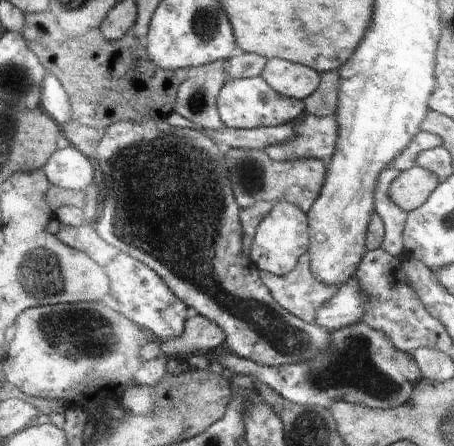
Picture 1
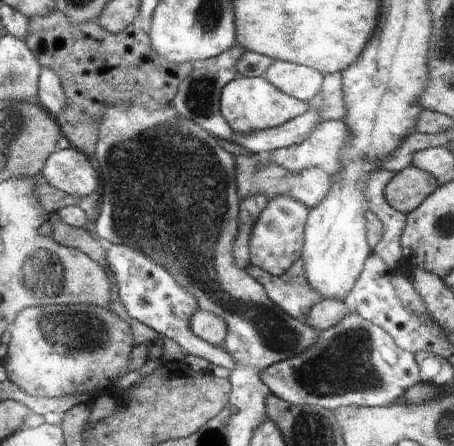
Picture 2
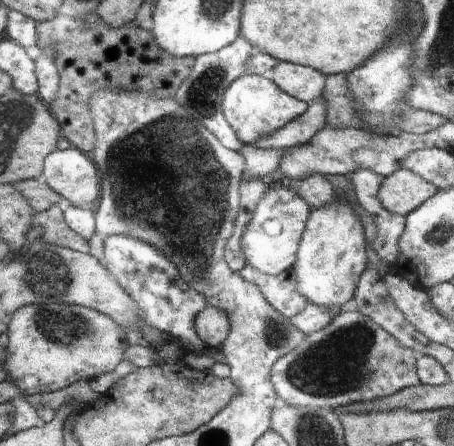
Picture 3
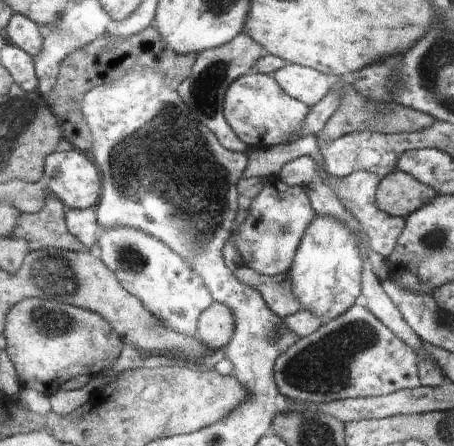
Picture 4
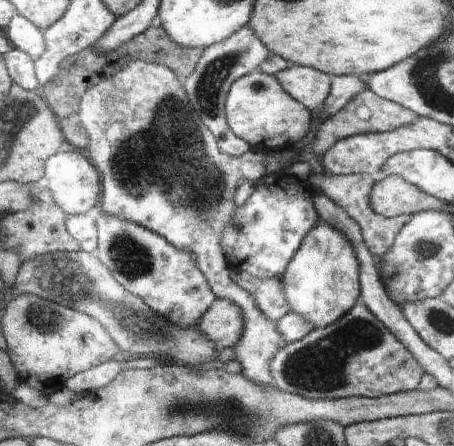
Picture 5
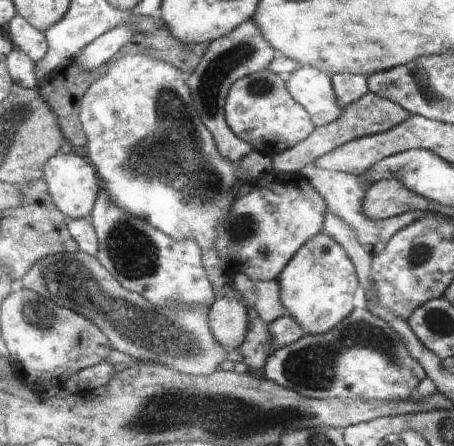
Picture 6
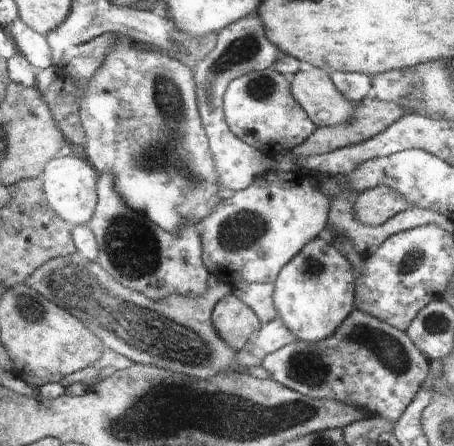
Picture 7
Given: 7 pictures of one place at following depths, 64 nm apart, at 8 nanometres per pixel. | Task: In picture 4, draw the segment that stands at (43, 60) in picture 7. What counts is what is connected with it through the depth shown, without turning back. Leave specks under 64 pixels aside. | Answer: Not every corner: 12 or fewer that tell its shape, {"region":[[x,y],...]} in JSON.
{"region":[[13,13],[6,40],[33,58],[43,50],[42,29]]}

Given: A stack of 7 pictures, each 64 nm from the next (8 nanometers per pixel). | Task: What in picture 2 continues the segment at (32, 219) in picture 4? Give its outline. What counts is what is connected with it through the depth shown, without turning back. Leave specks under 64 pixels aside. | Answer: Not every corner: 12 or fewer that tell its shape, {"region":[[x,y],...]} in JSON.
{"region":[[51,212],[52,238],[106,264],[107,244],[64,224]]}

